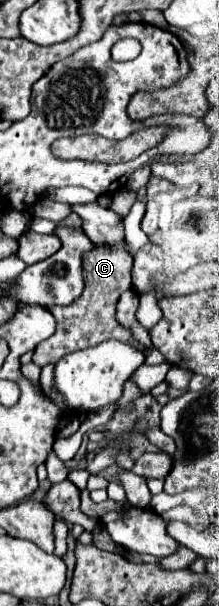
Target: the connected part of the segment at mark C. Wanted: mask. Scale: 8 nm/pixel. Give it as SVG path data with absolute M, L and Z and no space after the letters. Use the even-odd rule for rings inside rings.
M119 243L117 247L107 247L107 245L95 245L91 251L83 255L83 279L85 279L85 289L79 299L75 299L71 305L65 307L51 307L53 317L57 319L57 331L41 341L35 351L33 351L33 363L39 367L45 365L55 365L65 353L73 353L79 349L95 347L107 339L115 341L125 341L143 351L143 345L135 341L133 333L125 329L115 313L117 313L117 301L123 291L131 289L131 267L133 267L133 255L127 251L127 243Z

